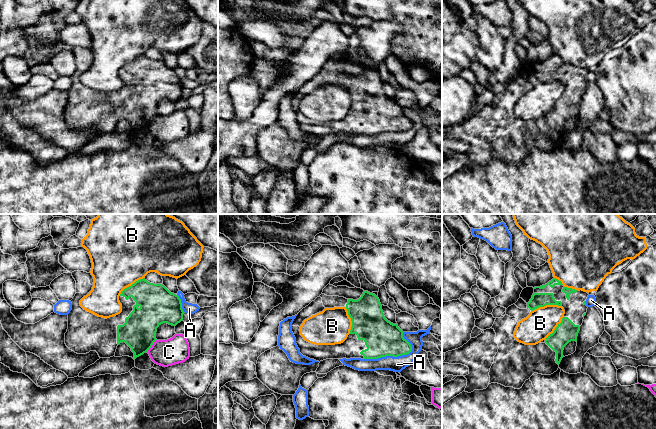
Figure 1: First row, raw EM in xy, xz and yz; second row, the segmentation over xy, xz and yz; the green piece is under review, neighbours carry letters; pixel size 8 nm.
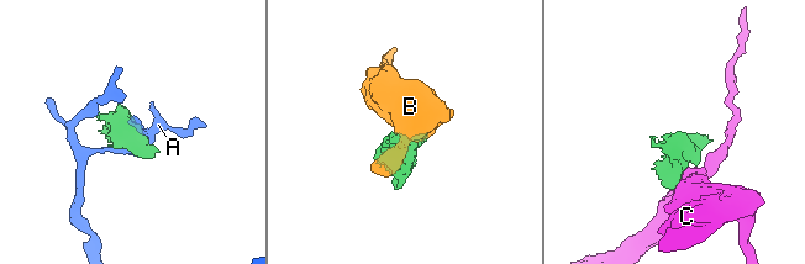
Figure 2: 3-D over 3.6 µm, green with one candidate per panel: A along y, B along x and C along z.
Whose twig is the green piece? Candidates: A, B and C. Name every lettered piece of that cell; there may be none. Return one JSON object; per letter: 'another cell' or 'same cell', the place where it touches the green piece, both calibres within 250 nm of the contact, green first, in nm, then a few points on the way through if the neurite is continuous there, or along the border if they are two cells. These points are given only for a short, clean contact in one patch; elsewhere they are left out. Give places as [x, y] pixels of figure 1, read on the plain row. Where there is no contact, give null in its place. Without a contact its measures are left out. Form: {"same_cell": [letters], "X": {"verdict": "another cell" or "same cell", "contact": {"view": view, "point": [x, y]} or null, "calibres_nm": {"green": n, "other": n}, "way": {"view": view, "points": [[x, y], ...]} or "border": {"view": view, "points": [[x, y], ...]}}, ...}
{"same_cell": [], "A": {"verdict": "another cell", "contact": {"view": "xz", "point": [389, 131]}, "calibres_nm": {"green": 300, "other": 120}}, "B": {"verdict": "another cell", "contact": {"view": "yz", "point": [546, 80]}, "calibres_nm": {"green": 110, "other": 240}}, "C": {"verdict": "another cell", "contact": {"view": "xy", "point": [151, 122]}, "calibres_nm": {"green": 280, "other": 220}, "border": {"view": "xy", "points": [[156, 115], [147, 128]]}}}

